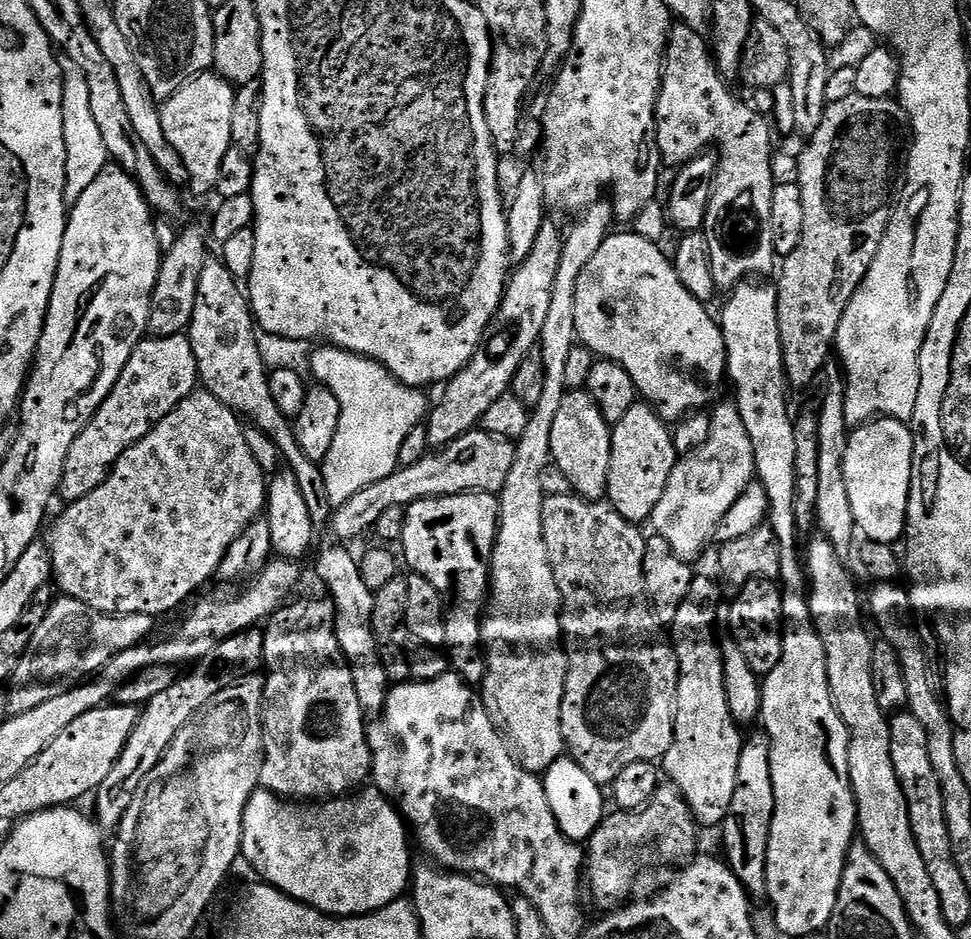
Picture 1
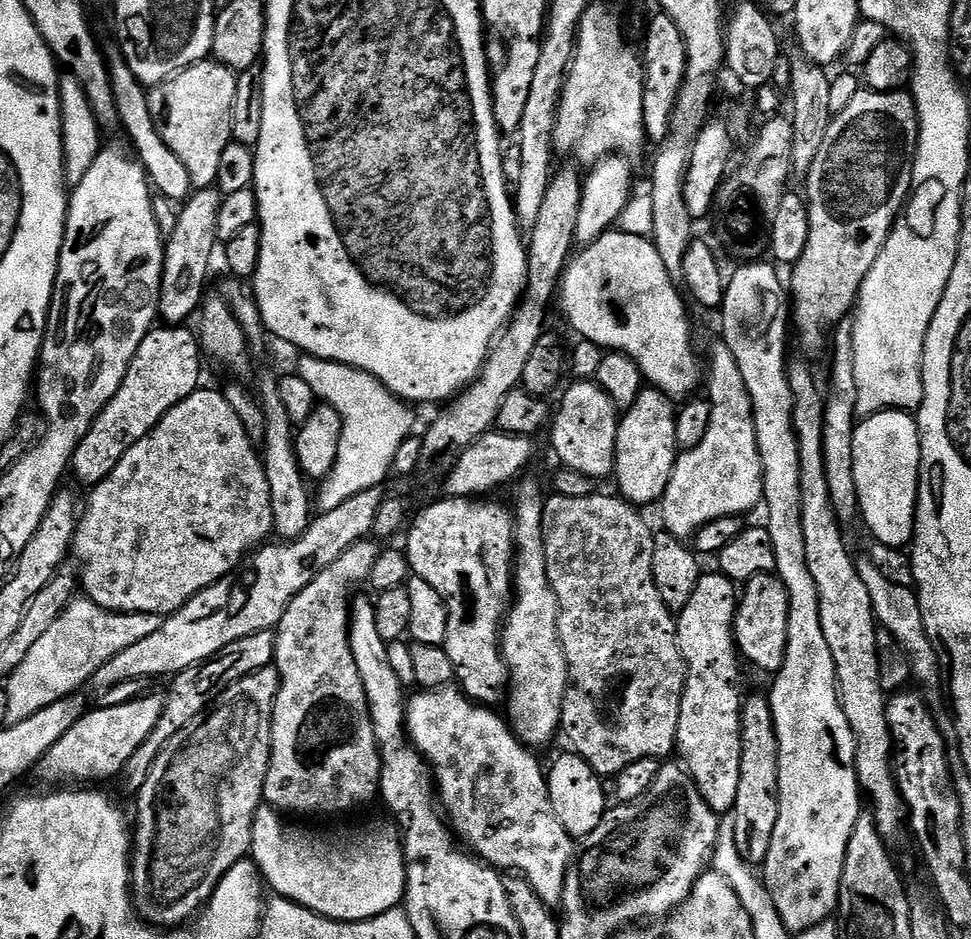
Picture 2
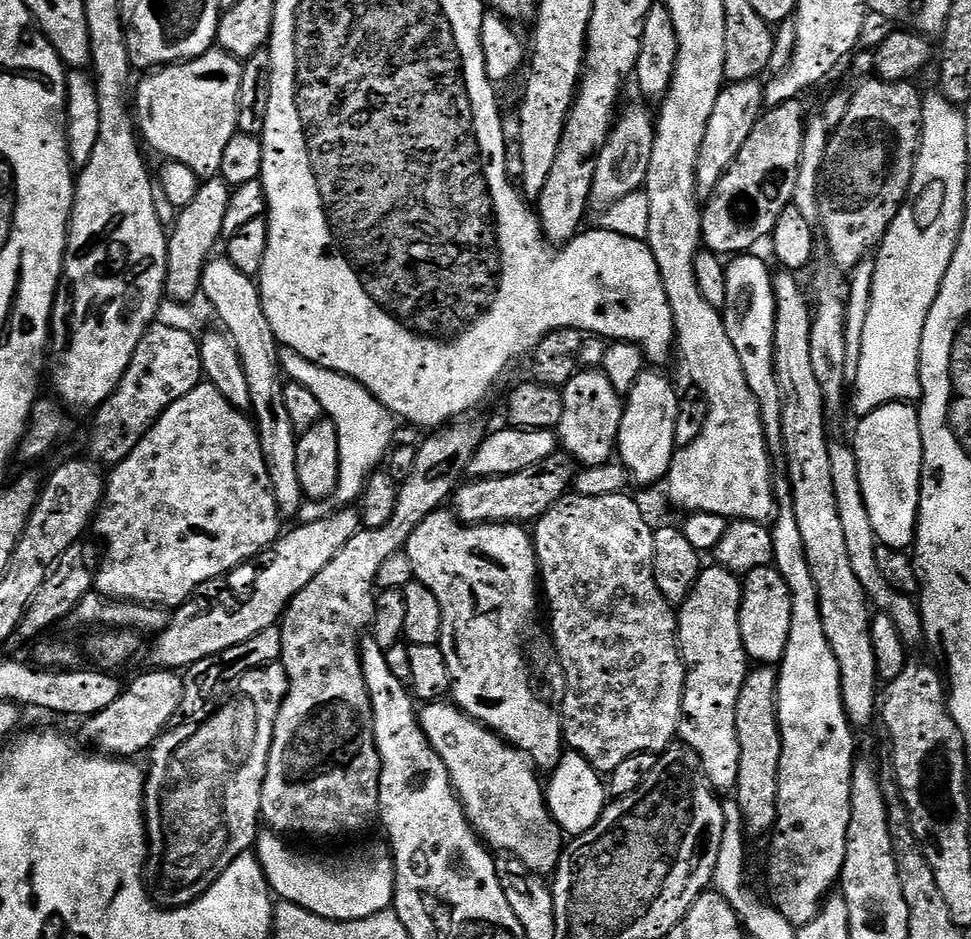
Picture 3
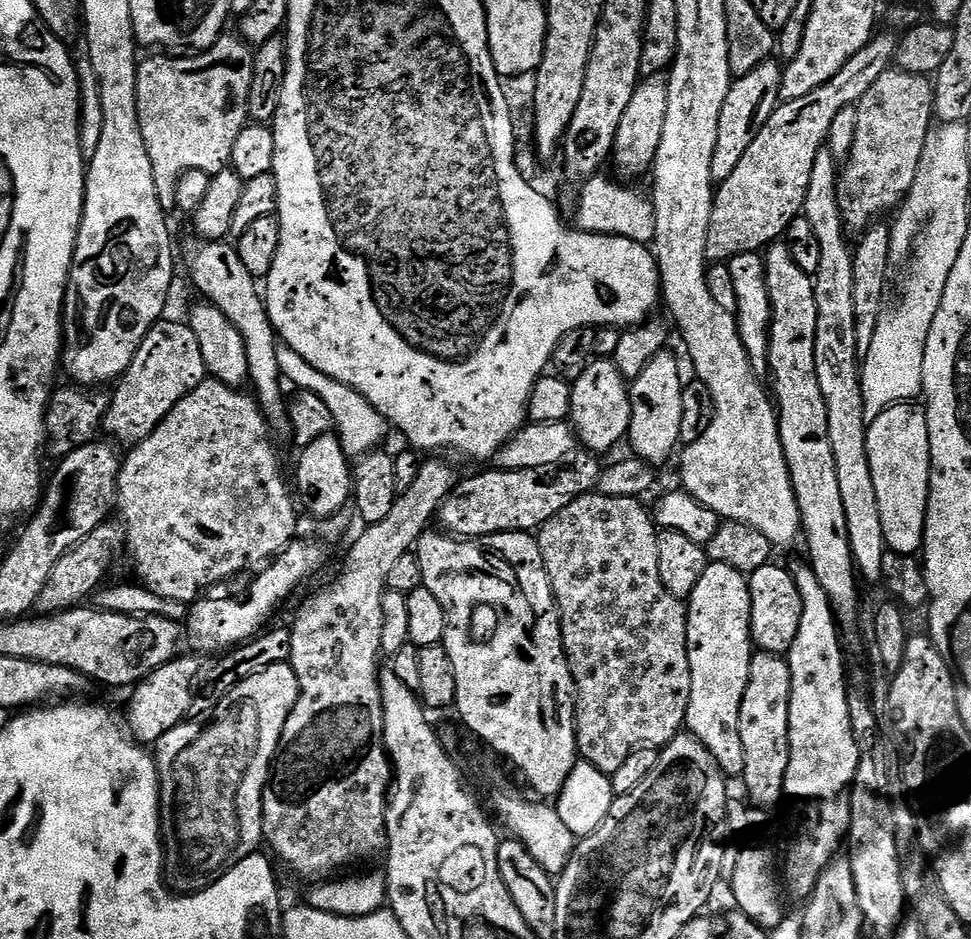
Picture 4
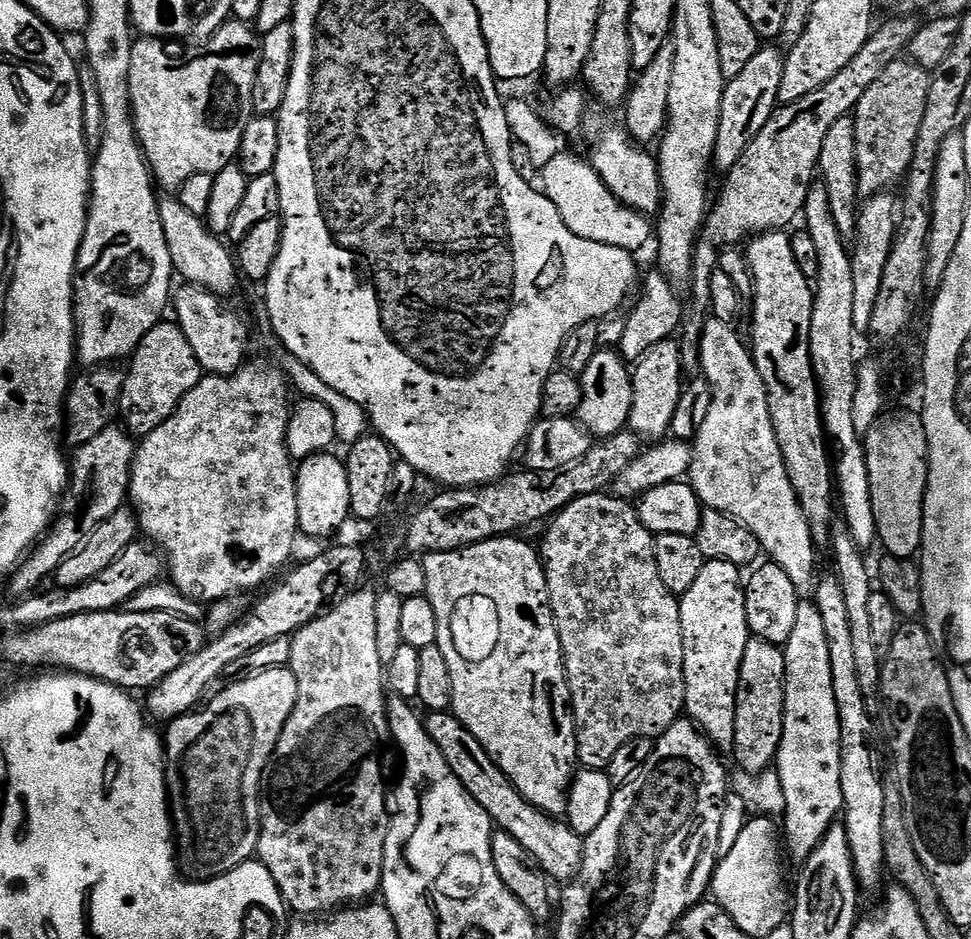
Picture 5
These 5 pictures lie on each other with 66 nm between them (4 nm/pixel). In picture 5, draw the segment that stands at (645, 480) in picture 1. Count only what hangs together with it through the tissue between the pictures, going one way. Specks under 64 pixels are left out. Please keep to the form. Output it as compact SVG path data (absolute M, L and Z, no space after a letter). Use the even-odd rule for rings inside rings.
M675 339L658 342L658 346L654 346L642 359L635 361L632 372L632 409L628 419L628 428L636 436L664 438L669 435L682 391L680 375L682 375L680 346Z

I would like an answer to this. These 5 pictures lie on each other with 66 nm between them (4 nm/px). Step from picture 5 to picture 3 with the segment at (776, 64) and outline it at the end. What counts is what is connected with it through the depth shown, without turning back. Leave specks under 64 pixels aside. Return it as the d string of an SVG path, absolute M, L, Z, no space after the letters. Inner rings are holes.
M759 79L737 80L729 83L718 94L718 102L714 106L714 114L710 114L710 122L706 126L706 138L702 138L702 150L698 154L696 167L696 199L706 202L712 191L718 186L722 174L738 158L738 150L746 146L746 138L754 130L765 111L765 85Z

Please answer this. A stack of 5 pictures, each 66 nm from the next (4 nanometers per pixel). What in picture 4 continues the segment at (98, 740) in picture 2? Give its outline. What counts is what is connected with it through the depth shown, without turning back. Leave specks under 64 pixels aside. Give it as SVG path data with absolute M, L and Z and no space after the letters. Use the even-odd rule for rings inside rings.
M181 655L131 689L132 701L128 704L128 716L132 719L131 735L137 741L148 746L155 745L162 734L189 719L188 711L191 710L192 699L196 696L196 679L200 676L200 664L195 660L197 657L192 656Z

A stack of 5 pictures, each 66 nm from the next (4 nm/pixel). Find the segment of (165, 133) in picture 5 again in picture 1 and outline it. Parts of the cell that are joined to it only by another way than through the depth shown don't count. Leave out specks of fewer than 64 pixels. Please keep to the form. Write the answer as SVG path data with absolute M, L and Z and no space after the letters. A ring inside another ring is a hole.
M209 70L187 80L173 96L159 105L162 130L166 130L170 146L178 150L188 171L187 187L193 188L200 196L215 189L222 158L226 158L226 150L232 147L230 118L234 114L235 97L236 88Z

